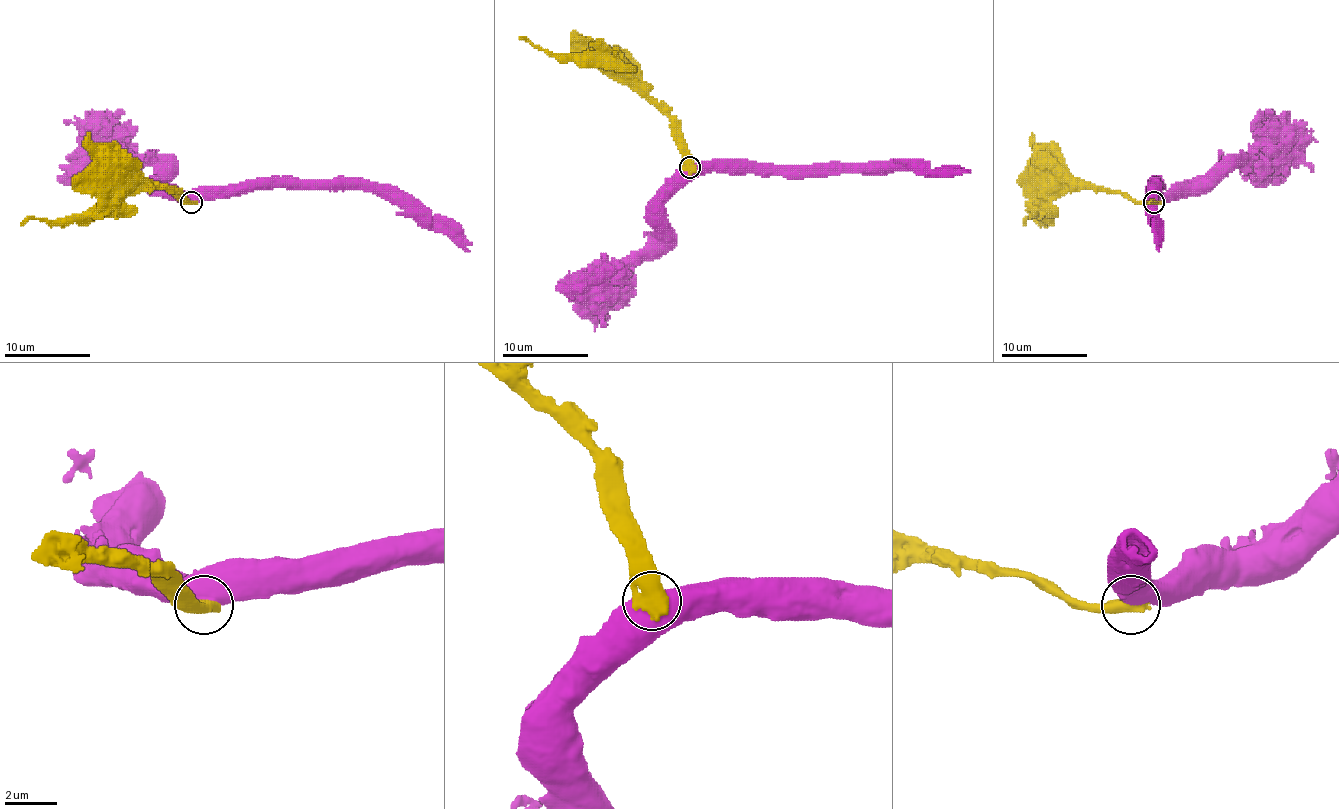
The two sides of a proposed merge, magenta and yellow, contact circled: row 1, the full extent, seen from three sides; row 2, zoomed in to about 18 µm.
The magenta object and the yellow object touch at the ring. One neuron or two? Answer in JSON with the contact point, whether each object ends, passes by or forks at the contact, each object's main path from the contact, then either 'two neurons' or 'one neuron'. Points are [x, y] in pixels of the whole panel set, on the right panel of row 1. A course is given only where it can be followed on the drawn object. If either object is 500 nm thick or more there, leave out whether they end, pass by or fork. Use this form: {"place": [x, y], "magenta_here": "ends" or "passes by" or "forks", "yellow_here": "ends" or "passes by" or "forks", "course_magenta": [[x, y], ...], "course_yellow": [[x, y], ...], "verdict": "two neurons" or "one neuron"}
{"place": [1154, 202], "course_magenta": [[1154, 201], [1156, 186], [1158, 251]], "course_yellow": [[1154, 201], [1137, 201], [1122, 193], [1073, 189], [1062, 178], [1049, 176]], "verdict": "two neurons"}

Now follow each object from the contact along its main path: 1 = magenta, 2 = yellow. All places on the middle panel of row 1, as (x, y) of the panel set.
1: (689, 168), (968, 172)
2: (689, 168), (689, 150), (680, 135), (680, 127), (616, 63)

